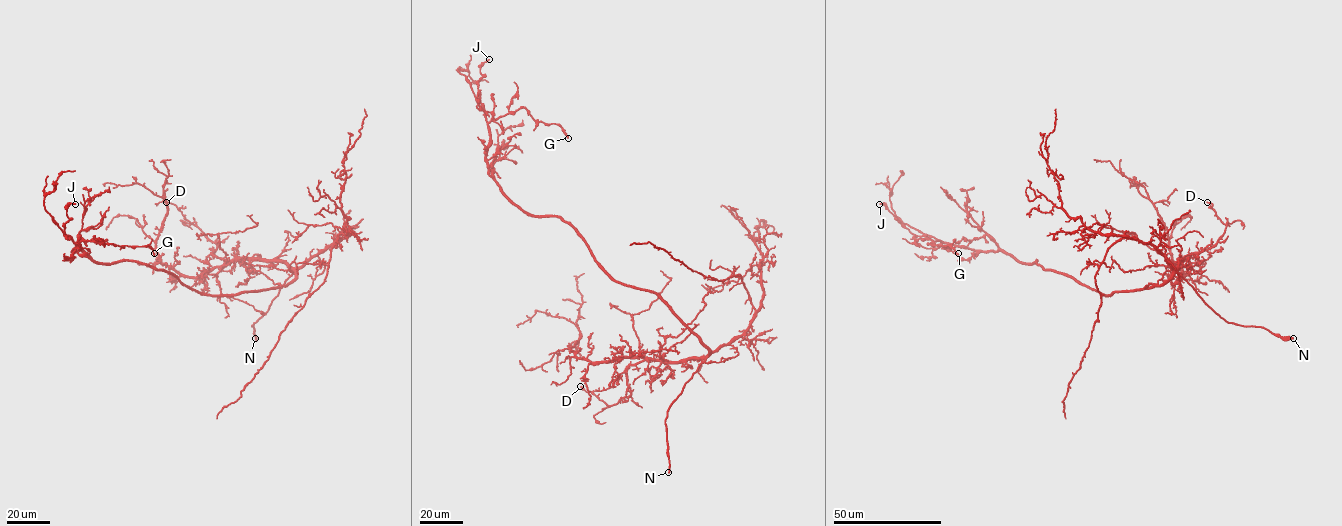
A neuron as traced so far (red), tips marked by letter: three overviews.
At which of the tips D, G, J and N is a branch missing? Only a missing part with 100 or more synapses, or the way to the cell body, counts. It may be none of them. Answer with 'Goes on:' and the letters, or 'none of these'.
Goes on: N

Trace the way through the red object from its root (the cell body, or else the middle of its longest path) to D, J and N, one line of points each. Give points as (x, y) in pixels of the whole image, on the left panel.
D: (242, 292), (285, 286), (295, 274), (284, 263), (217, 257), (212, 253), (217, 244), (174, 204), (166, 202)
J: (242, 292), (203, 295), (145, 264), (99, 263), (73, 251), (64, 224), (67, 206), (75, 204)
N: (242, 292), (285, 286), (295, 274), (285, 281), (269, 309), (251, 325), (255, 338)

